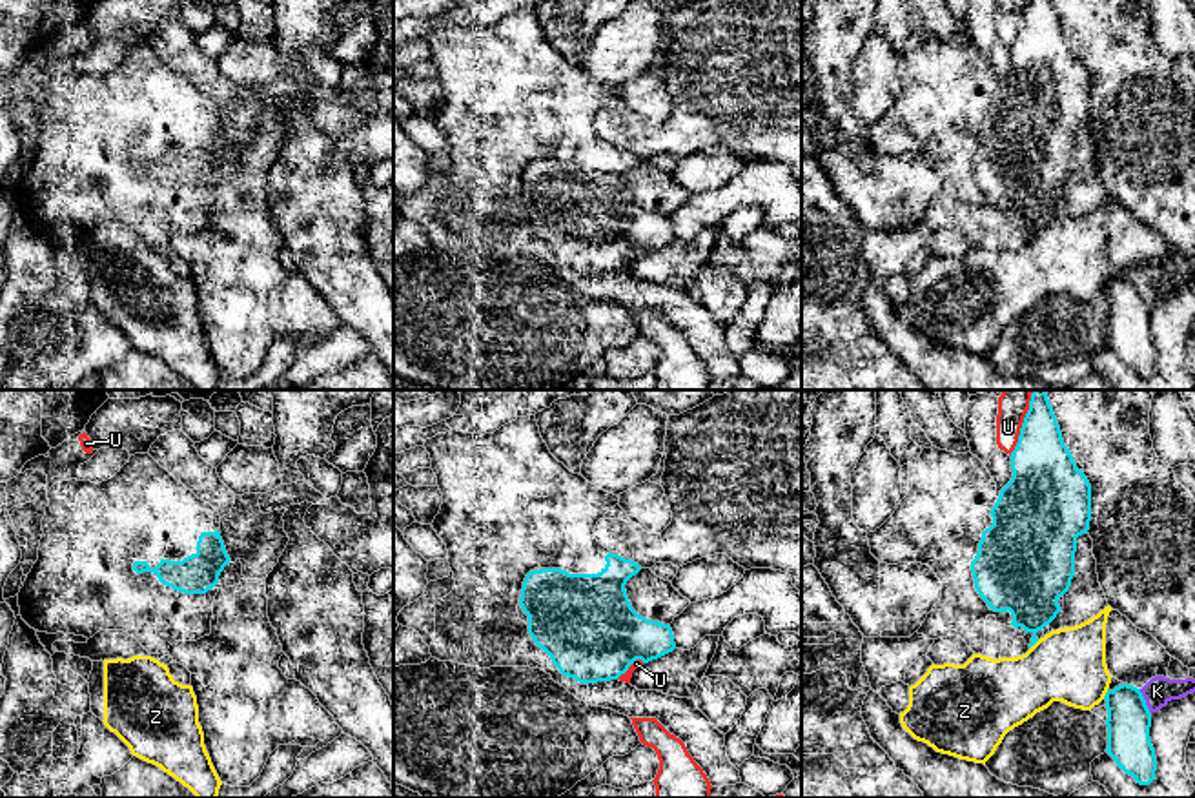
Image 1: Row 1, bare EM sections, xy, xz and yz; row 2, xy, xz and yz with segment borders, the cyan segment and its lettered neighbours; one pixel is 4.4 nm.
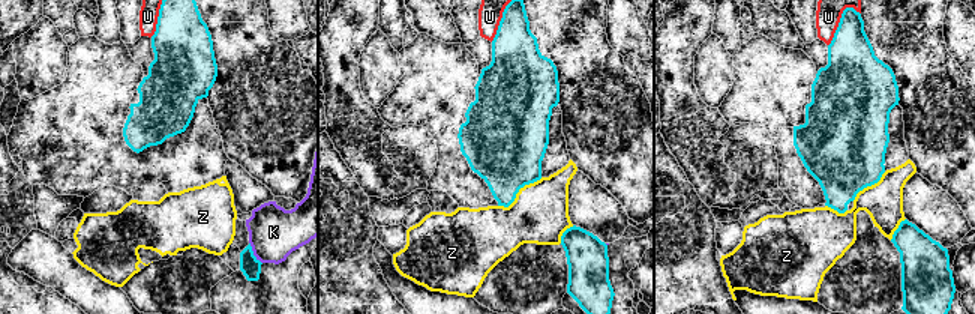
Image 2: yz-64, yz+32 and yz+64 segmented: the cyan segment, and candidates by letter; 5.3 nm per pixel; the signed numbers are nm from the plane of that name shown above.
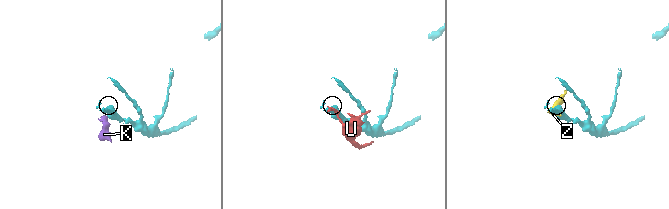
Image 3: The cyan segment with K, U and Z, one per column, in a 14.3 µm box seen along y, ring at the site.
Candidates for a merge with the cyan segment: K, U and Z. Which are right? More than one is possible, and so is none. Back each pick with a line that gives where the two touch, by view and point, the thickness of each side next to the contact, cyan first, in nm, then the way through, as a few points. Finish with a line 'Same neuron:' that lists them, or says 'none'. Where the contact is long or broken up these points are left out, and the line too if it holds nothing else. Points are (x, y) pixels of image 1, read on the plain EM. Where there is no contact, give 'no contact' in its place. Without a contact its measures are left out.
Same neuron: none

